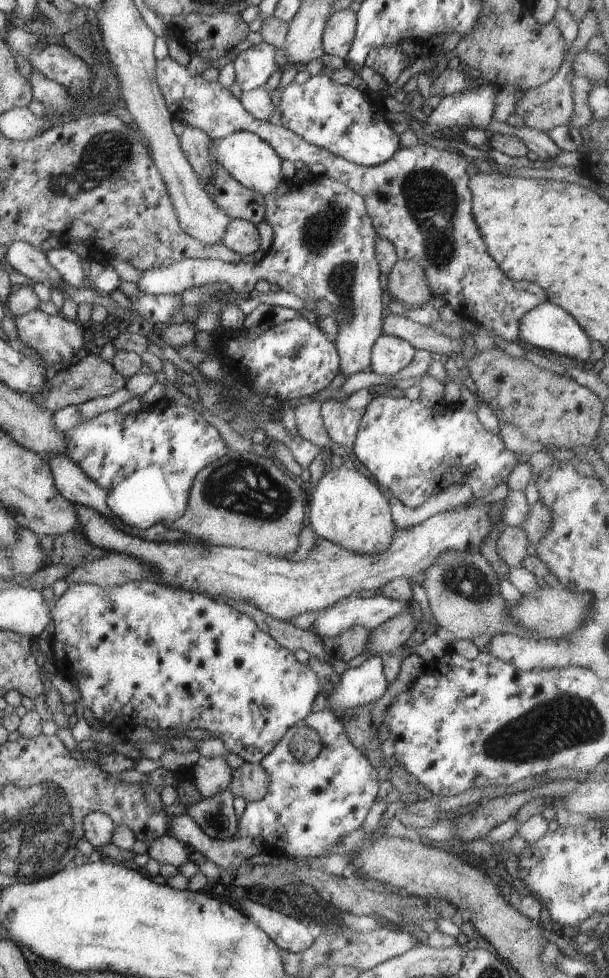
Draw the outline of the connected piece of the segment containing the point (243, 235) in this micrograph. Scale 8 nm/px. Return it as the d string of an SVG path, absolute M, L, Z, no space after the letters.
M231 219L226 227L222 241L226 248L242 256L254 254L260 247L258 227L248 220Z

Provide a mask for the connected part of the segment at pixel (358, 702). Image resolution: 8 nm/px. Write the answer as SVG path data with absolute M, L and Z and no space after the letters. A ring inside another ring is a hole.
M371 656L358 668L349 666L340 675L340 682L334 686L327 707L344 712L382 698L389 685L384 676L382 660L381 656Z

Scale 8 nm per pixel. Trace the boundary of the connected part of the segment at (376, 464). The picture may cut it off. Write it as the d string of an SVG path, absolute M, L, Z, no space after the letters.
M385 395L374 397L366 406L349 454L370 478L381 487L388 488L393 497L410 508L420 508L424 502L428 502L430 496L448 488L450 484L466 484L472 488L475 498L484 498L499 483L506 481L513 468L519 464L518 458L505 446L504 441L482 426L475 412L453 403L428 408L420 401Z

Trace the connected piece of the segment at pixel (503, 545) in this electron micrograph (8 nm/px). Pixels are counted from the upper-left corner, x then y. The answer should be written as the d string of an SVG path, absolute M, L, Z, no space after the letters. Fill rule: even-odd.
M505 525L496 540L496 552L510 568L522 568L527 557L528 535L519 526Z

